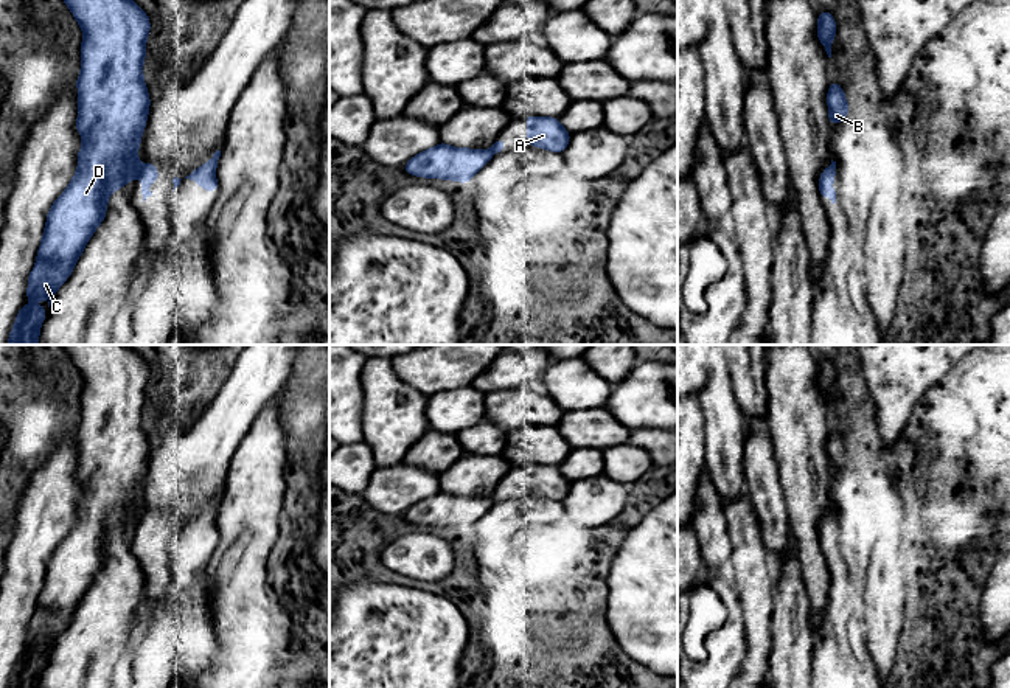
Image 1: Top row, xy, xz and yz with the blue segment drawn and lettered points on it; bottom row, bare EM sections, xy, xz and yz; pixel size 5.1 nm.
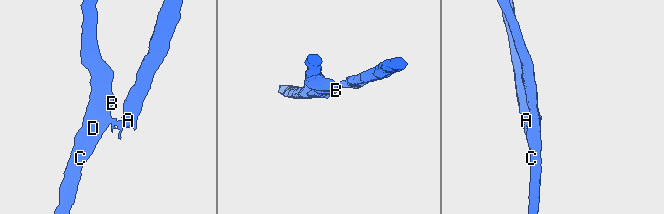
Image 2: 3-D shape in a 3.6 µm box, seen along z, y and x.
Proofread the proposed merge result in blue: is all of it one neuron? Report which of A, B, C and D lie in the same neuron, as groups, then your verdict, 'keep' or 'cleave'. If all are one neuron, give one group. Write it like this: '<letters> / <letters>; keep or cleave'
A / B C D; cleave

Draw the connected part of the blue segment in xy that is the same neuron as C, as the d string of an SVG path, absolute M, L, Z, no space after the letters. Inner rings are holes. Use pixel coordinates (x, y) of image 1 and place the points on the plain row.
M61 345L75 368L82 377L81 391L81 421L76 427L78 435L78 467L76 478L82 483L82 495L78 499L78 517L65 539L53 550L47 561L47 572L34 617L28 623L26 649L16 663L16 671L9 679L9 688L39 688L40 672L47 665L50 651L56 638L67 629L75 618L76 609L81 606L84 595L93 584L95 578L106 567L107 547L113 539L123 536L137 526L146 513L138 511L138 494L146 475L149 461L149 441L143 426L143 410L146 405L146 387L149 384L151 370L148 362L129 345ZM48 646L48 655L28 655L30 648Z

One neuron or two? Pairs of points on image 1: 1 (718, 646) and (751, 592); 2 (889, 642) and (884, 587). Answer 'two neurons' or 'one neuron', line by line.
1: two neurons
2: one neuron

